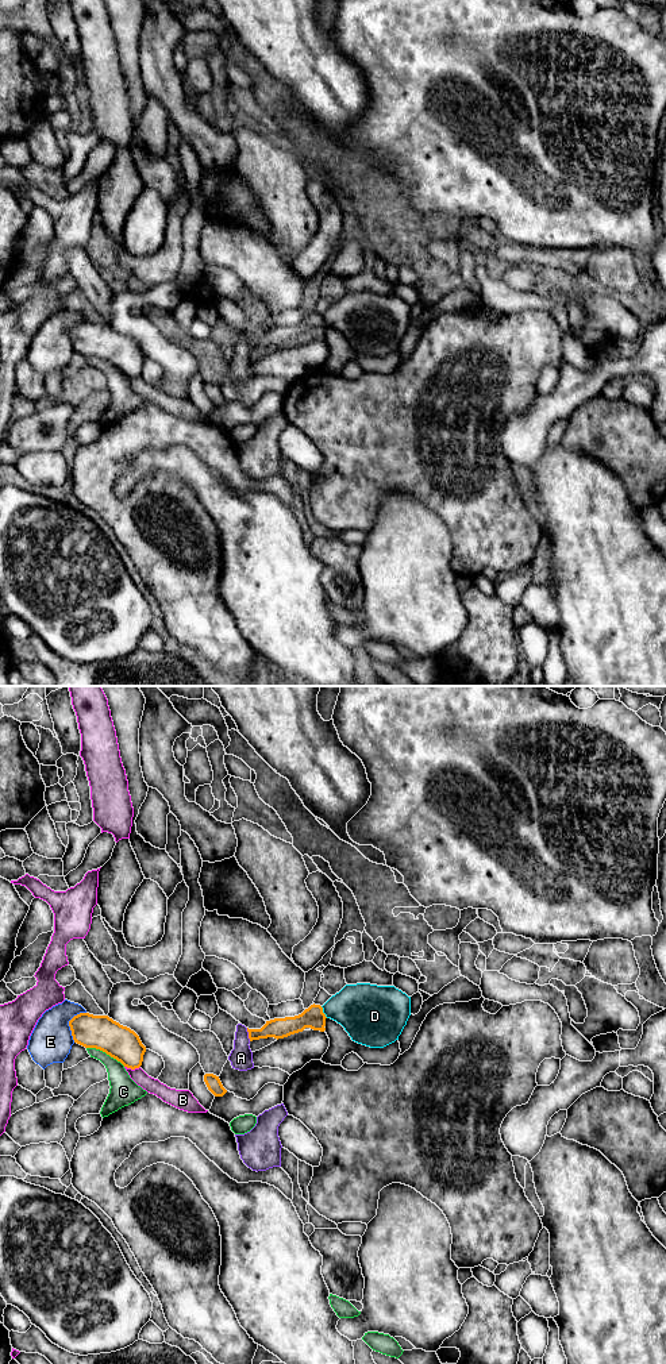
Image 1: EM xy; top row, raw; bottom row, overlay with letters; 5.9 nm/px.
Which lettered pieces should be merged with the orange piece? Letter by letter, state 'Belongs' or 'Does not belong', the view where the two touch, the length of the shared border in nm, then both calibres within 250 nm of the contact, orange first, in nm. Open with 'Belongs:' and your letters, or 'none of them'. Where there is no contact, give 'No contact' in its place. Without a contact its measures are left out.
Belongs: none of them
A: Does not belong. Touches orange in xy. Shared border 80 nm. Thickness 130 nm (orange) against 140 nm
B: Does not belong. Touches orange in xy. Shared border 100 nm. Thickness 200 nm (orange) against 90 nm
C: Does not belong. Touches orange in xy. Shared border 260 nm. Thickness 200 nm (orange) against 160 nm
D: Does not belong. Touches orange in xy. Shared border 80 nm. Thickness 130 nm (orange) against 320 nm
E: Does not belong. Touches orange in xy. Shared border 200 nm. Thickness 200 nm (orange) against 260 nm

